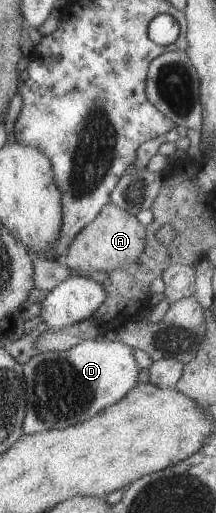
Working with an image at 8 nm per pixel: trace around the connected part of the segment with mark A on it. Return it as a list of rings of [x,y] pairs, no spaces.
[[[108,203],[71,240],[65,266],[81,276],[87,276],[89,272],[107,272],[125,267],[137,261],[145,245],[145,236],[145,227],[136,220],[135,216],[130,216],[125,210]]]

